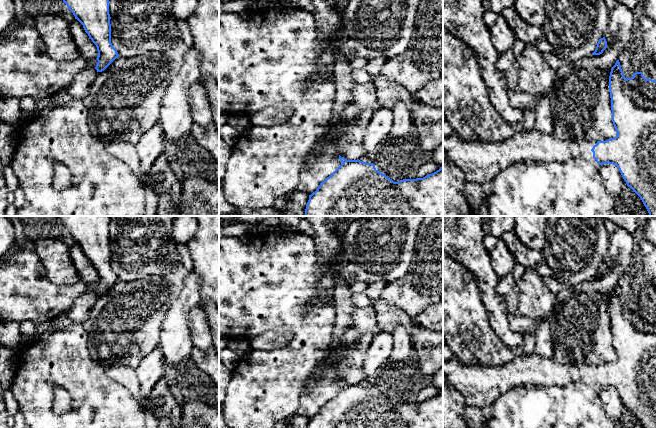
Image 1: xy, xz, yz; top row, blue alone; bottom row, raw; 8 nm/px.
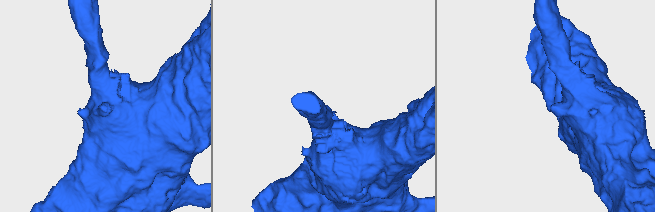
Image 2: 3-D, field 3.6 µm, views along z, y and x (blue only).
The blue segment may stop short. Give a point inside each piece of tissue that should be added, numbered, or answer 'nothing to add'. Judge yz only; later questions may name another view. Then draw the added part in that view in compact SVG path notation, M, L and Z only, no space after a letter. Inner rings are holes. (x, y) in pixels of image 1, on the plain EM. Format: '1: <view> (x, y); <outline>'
1: yz (480, 386); M536 354L532 356L518 356L502 366L461 365L456 360L443 361L444 384L453 387L464 398L466 405L482 409L490 407L502 394L520 385L534 386L565 386L571 383L583 383L596 392L600 389L593 382L591 373L597 365L569 364L563 365L552 358L542 358Z

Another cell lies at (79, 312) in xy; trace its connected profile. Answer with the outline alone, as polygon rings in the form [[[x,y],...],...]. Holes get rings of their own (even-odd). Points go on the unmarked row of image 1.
[[[86,290],[78,296],[66,314],[73,323],[83,325],[90,316],[98,296],[94,291]]]

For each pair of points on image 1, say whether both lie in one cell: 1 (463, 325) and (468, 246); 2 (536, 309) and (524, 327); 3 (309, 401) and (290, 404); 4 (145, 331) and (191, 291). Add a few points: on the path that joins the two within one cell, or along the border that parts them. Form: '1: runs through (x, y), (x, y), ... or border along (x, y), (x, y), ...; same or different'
1: border along (453, 258), (473, 275), (480, 289); different
2: border along (519, 313), (535, 319); different
3: border along (302, 391), (299, 397), (299, 406), (292, 414); different
4: border along (173, 302), (163, 321); different

